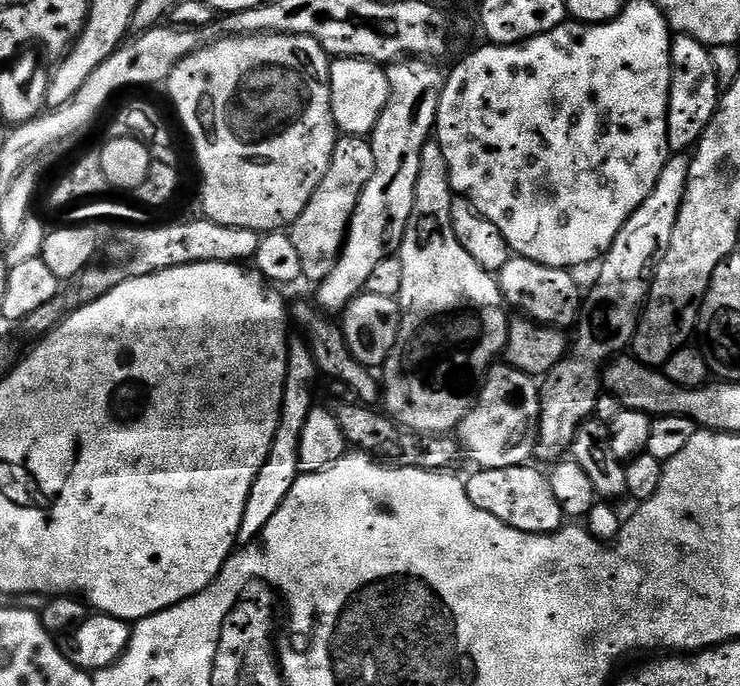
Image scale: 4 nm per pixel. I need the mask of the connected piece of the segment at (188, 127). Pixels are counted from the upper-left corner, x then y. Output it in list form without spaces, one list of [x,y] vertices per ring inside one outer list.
[[[279,34],[217,38],[178,62],[176,69],[168,75],[166,89],[168,88],[168,96],[172,99],[189,138],[192,139],[192,148],[196,151],[197,162],[200,163],[200,176],[204,179],[203,215],[207,219],[222,226],[242,226],[242,230],[254,230],[261,234],[291,229],[292,223],[302,214],[302,210],[306,210],[322,178],[326,178],[326,170],[330,166],[330,158],[334,154],[334,146],[338,139],[338,129],[330,106],[329,67],[328,53],[322,50],[322,46],[318,46],[318,42],[314,42],[314,38]]]

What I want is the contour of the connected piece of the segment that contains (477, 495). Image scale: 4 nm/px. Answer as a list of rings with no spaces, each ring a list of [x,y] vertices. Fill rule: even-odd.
[[[526,463],[522,466],[476,470],[476,473],[466,480],[470,502],[494,513],[503,524],[523,532],[533,532],[539,536],[557,532],[559,528],[565,527],[564,511],[562,506],[558,506],[558,498],[554,498],[554,490],[547,475],[532,467],[531,463]]]

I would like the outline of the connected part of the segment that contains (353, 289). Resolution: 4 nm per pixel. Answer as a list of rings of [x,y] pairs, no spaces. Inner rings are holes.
[[[405,58],[387,65],[390,98],[370,137],[374,150],[374,174],[370,174],[370,182],[366,182],[358,198],[358,206],[348,223],[344,249],[336,259],[334,270],[330,270],[317,287],[320,289],[316,292],[315,303],[325,313],[343,313],[350,301],[367,289],[370,273],[378,267],[378,262],[400,251],[400,243],[414,210],[414,186],[418,186],[422,150],[430,143],[436,127],[446,79],[445,73],[440,73],[432,64],[435,63],[428,58]]]

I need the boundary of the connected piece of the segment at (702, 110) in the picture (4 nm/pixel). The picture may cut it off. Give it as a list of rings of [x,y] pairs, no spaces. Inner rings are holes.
[[[673,35],[670,62],[672,77],[668,99],[668,146],[673,153],[684,154],[695,149],[710,118],[714,118],[722,89],[716,81],[712,53],[708,45],[698,42],[692,36]]]

